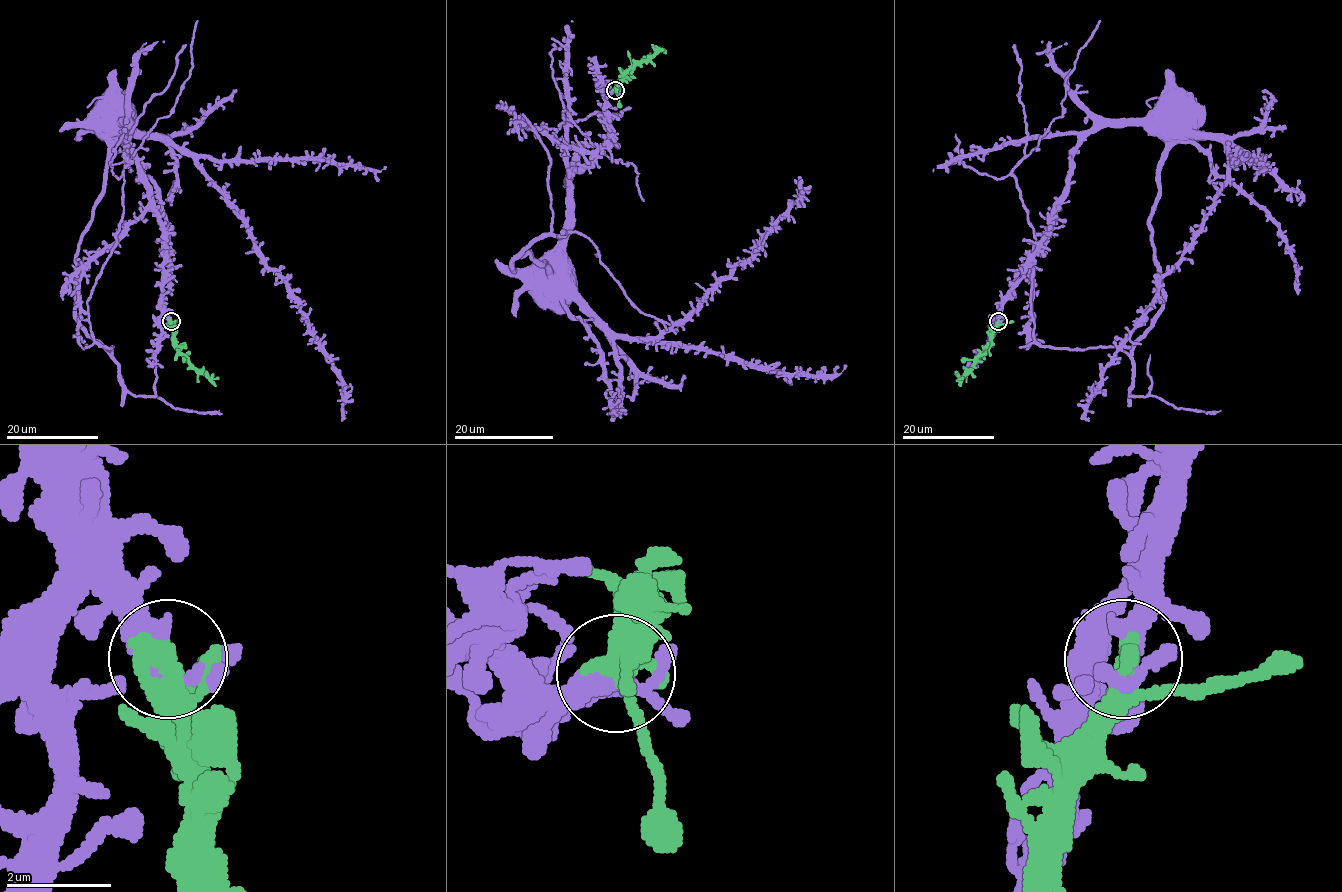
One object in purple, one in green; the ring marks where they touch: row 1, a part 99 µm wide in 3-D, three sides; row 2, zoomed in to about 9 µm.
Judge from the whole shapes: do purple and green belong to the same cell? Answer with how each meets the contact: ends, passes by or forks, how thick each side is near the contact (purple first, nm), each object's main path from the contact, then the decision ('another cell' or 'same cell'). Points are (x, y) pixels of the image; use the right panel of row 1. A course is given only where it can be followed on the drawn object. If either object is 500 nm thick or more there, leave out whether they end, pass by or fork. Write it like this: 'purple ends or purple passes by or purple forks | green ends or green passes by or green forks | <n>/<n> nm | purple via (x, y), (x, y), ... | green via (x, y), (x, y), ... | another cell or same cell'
purple forks | green forks | 280/280 nm | purple via (998, 321), (1006, 294), (1044, 235), (1049, 214), (1066, 188), (1075, 147), (1087, 135), (1109, 125), (1168, 120) | green via (998, 321), (991, 344), (958, 379), (963, 377) | same cell

